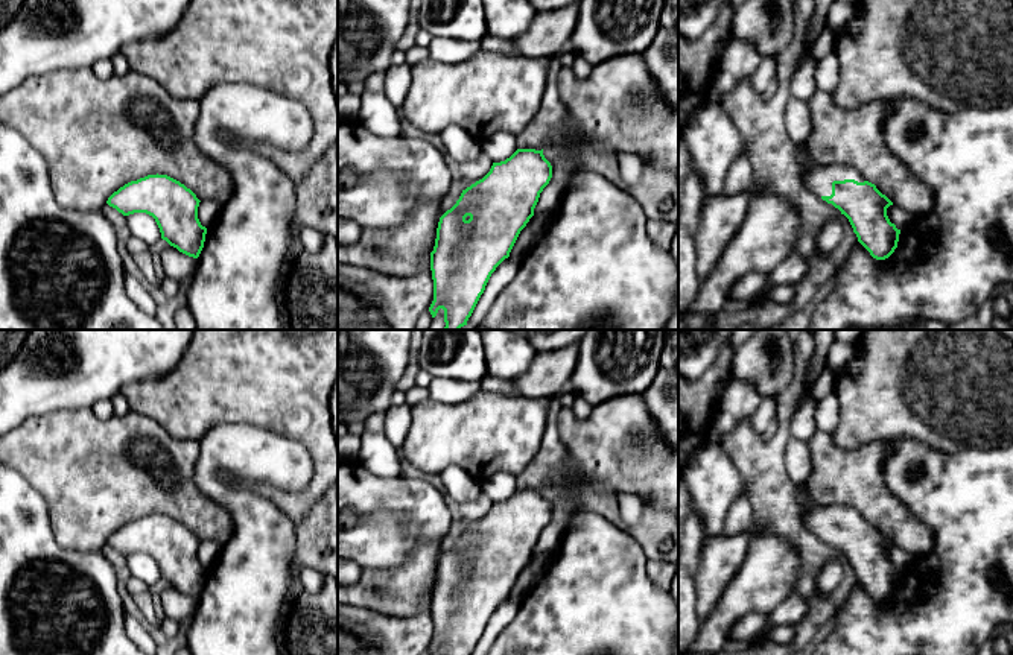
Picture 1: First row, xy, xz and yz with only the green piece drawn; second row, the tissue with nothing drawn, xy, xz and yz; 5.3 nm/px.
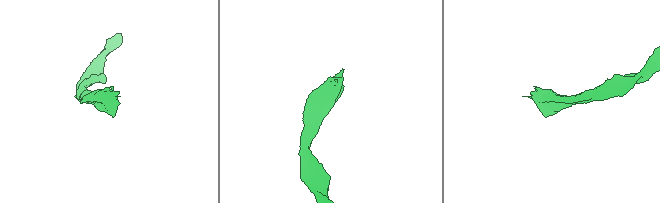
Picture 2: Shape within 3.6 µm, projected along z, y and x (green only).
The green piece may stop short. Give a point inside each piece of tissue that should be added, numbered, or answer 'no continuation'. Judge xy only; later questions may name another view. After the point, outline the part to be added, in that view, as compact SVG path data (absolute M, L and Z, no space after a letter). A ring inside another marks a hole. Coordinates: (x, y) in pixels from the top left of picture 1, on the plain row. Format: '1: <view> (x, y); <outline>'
no continuation

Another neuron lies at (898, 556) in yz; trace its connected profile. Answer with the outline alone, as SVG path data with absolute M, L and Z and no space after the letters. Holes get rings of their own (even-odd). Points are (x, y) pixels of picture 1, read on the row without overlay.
M894 544L887 549L887 556L897 570L903 570L913 561L910 553L896 547Z

